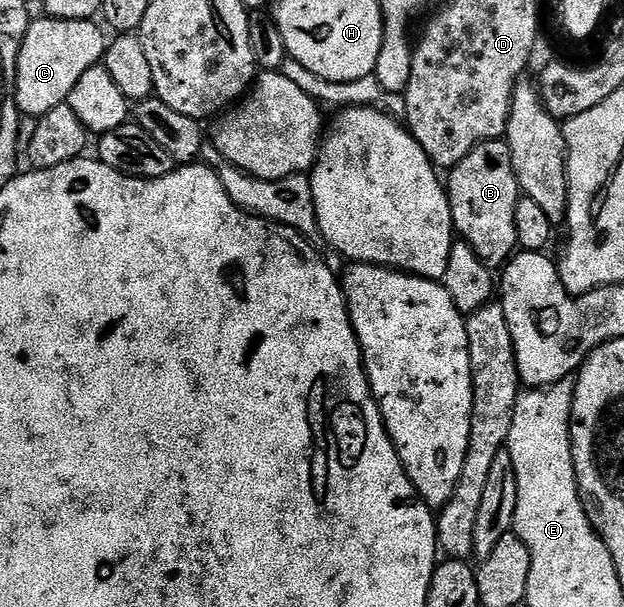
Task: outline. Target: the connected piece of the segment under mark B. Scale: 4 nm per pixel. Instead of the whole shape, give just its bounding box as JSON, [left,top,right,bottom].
[448,141,520,268]

